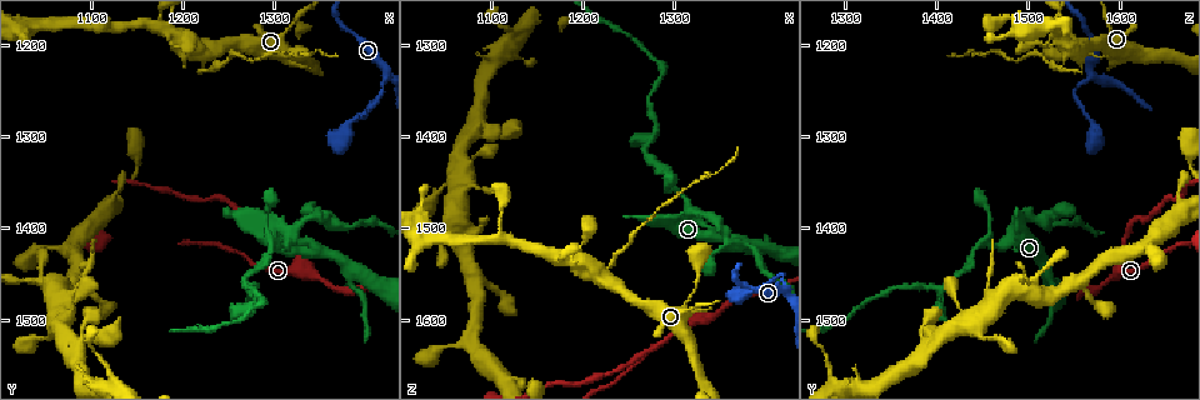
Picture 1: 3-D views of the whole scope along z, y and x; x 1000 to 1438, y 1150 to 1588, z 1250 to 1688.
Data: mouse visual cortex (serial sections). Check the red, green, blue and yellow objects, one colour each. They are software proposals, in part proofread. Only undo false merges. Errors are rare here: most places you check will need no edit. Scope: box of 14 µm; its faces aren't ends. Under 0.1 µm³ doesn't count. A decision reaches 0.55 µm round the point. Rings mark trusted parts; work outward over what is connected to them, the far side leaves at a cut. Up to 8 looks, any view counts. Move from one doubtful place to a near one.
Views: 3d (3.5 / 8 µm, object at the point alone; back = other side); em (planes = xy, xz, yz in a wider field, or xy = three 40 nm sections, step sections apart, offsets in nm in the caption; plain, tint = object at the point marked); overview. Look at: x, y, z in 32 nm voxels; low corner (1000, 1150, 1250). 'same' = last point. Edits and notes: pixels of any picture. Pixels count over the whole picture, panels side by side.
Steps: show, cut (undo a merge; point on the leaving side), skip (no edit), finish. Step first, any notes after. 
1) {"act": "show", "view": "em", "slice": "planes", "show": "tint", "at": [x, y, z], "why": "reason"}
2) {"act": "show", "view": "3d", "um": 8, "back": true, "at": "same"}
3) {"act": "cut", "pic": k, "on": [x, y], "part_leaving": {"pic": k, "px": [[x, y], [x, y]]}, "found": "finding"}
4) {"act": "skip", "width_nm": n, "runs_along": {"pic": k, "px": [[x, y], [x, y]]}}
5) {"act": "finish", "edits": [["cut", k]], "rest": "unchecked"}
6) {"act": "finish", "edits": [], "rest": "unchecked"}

{"act": "show", "view": "3d", "um": 3.5, "at": [1220, 1215, 1550], "why": "three arms meet"}

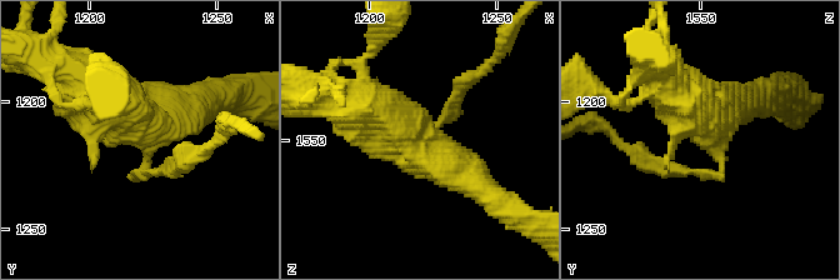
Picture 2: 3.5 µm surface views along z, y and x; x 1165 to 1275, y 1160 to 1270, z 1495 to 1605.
{"act": "show", "view": "em", "slice": "xy", "step": 1, "show": "tint", "at": [1223, 1213, 1555]}

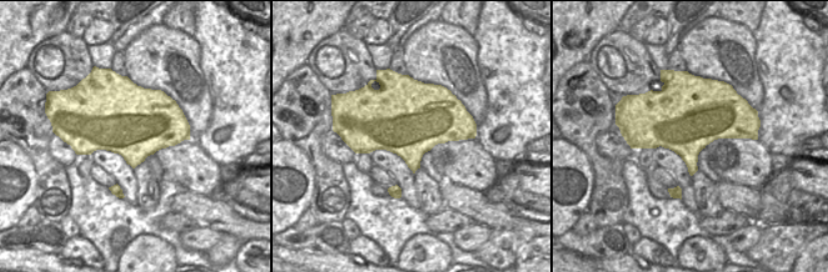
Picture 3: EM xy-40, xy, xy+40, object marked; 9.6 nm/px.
{"act": "cut", "pic": 2, "on": [678, 171], "part_leaving": {"pic": 2, "px": [[720, 171], [646, 168], [630, 151]]}, "found": "a second cell is stuck on"}

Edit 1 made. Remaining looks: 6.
{"act": "show", "view": "overview", "why": "see it whole again"}

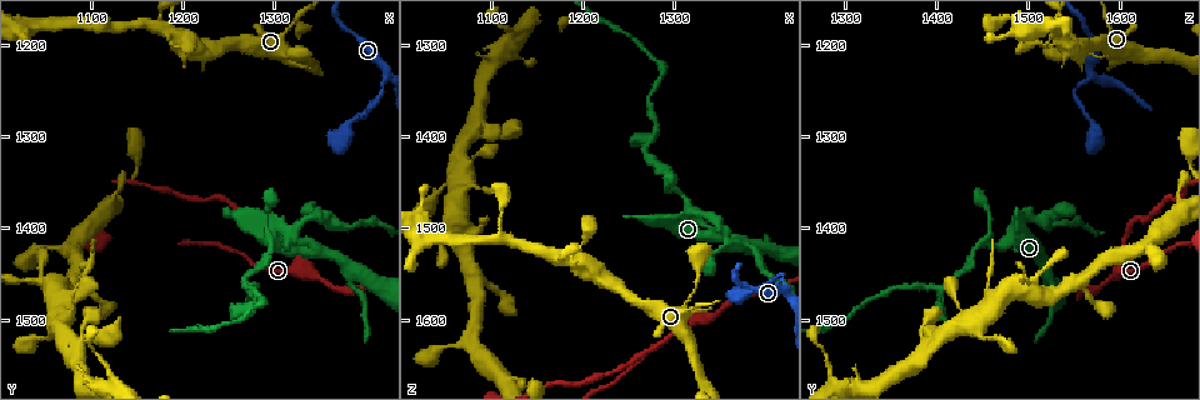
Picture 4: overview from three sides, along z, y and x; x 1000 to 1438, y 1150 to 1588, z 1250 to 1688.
{"act": "show", "view": "3d", "um": 8, "at": [1330, 1435, 1600], "why": "sharp bend"}

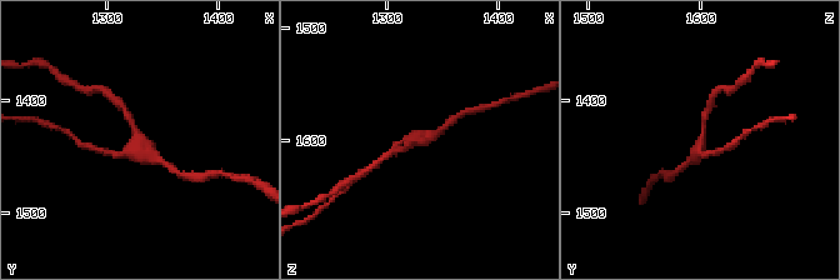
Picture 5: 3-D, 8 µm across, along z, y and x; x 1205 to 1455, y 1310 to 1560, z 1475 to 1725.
{"act": "show", "view": "em", "slice": "xy", "step": 3, "show": "tint", "at": [1330, 1436, 1602], "arms": 3, "arm_widths_nm": [200, 200, 300]}

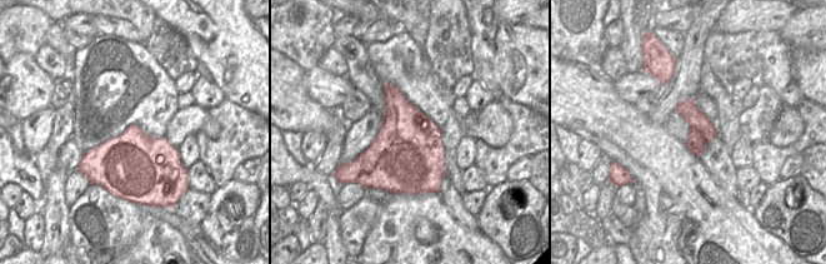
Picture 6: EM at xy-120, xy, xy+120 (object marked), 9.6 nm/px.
{"act": "skip", "found": "one cell here"}

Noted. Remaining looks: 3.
{"act": "show", "view": "3d", "um": 3.5, "at": [1330, 1395, 1485], "why": "narrows sharply"}

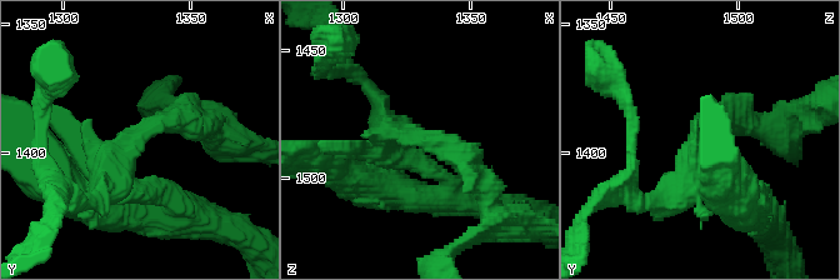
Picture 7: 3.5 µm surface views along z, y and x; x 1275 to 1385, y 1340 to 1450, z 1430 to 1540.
{"act": "show", "view": "em", "slice": "xy", "step": 1, "show": "tint", "at": [1332, 1390, 1484], "arm_widths_nm": [300, 350], "why": "need the tissue"}

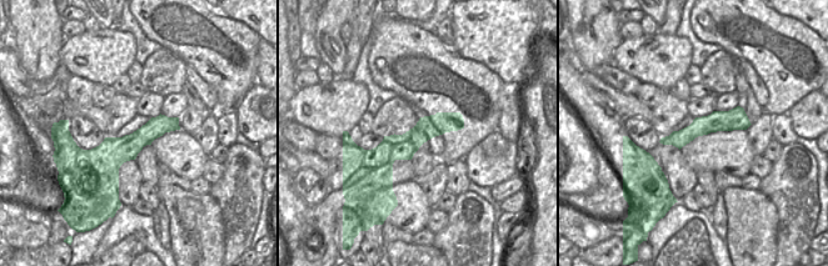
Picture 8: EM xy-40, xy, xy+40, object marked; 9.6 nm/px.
{"act": "cut", "pic": 7, "on": [658, 199], "part_leaving": {"pic": 7, "px": [[698, 183], [679, 201], [601, 194]]}, "found": "two cells meet here"}

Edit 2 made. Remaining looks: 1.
{"act": "finish", "edits": [["cut", 2], ["cut", 7]], "rest": "unchecked"}

